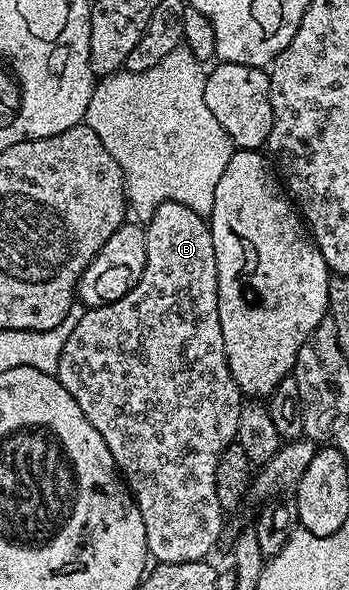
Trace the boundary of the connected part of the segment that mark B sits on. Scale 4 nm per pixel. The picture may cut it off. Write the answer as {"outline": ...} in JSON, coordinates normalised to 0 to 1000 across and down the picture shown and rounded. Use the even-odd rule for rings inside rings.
{"outline":[[[467,342],[444,354],[438,366],[415,378],[415,461],[387,486],[347,508],[298,512],[295,517],[249,522],[229,531],[221,556],[198,563],[198,576],[186,576],[186,590],[175,590],[169,612],[169,647],[232,685],[232,698],[244,698],[244,712],[289,732],[289,746],[312,759],[330,790],[344,800],[364,827],[404,868],[404,881],[415,881],[415,915],[421,937],[447,954],[481,953],[579,953],[593,937],[628,919],[639,905],[639,878],[645,866],[622,847],[622,786],[628,775],[648,766],[653,756],[673,749],[679,712],[691,705],[699,676],[691,673],[685,653],[668,644],[662,625],[645,603],[645,569],[633,569],[633,542],[628,541],[628,476],[622,475],[622,434],[610,420],[610,400],[596,371],[585,364],[553,359],[553,353],[530,353],[530,346]]]}

